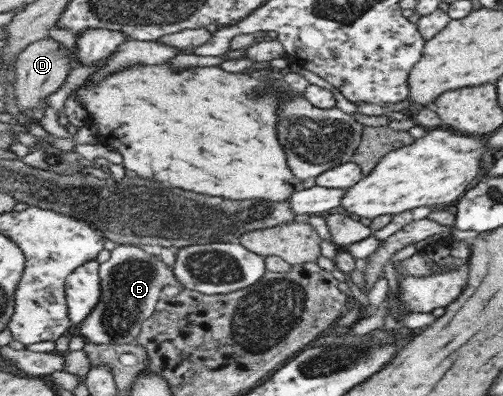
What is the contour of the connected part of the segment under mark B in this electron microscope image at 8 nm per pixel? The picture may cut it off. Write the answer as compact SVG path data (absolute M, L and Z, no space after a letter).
M119 244L117 247L115 247L106 257L101 260L100 265L100 276L102 279L102 289L103 289L103 295L101 298L101 301L99 302L99 305L93 310L93 313L84 320L83 323L80 325L80 335L86 339L86 342L91 343L97 343L97 345L129 345L129 343L134 343L137 338L140 337L141 332L143 331L143 325L144 323L151 317L153 317L153 314L157 311L157 305L159 305L161 298L163 297L163 292L161 289L165 286L176 286L177 285L177 278L176 273L174 271L174 267L167 266L161 258L157 255L153 255L151 253L147 253L147 251L144 251L143 249L137 247L137 245L129 245L129 244Z

